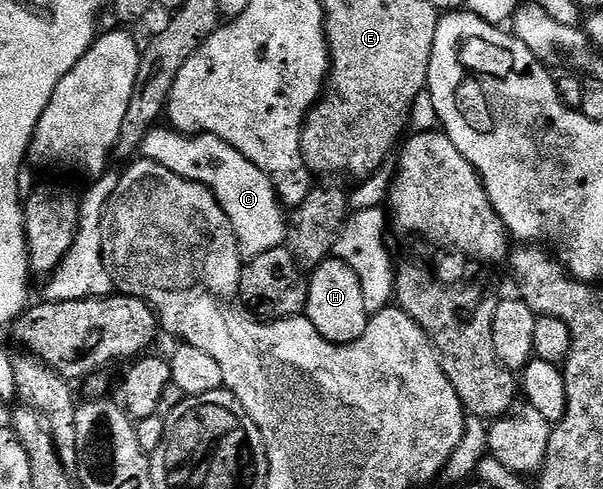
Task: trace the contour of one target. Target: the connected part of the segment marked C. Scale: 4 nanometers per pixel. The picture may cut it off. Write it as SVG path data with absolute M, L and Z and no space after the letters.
M155 126L144 138L140 152L145 159L168 166L172 174L200 182L212 193L232 222L241 255L253 258L287 243L288 216L272 182L228 142L215 136L188 136L169 126Z

